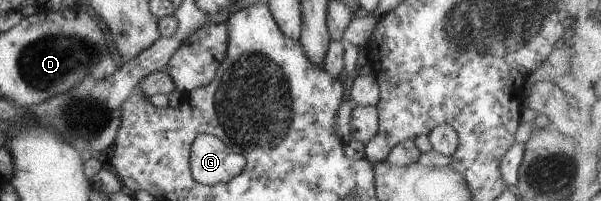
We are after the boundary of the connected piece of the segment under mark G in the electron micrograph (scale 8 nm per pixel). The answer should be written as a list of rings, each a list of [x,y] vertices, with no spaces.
[[[201,134],[193,139],[189,152],[191,177],[203,185],[225,183],[245,167],[245,157],[231,151],[215,136]]]

